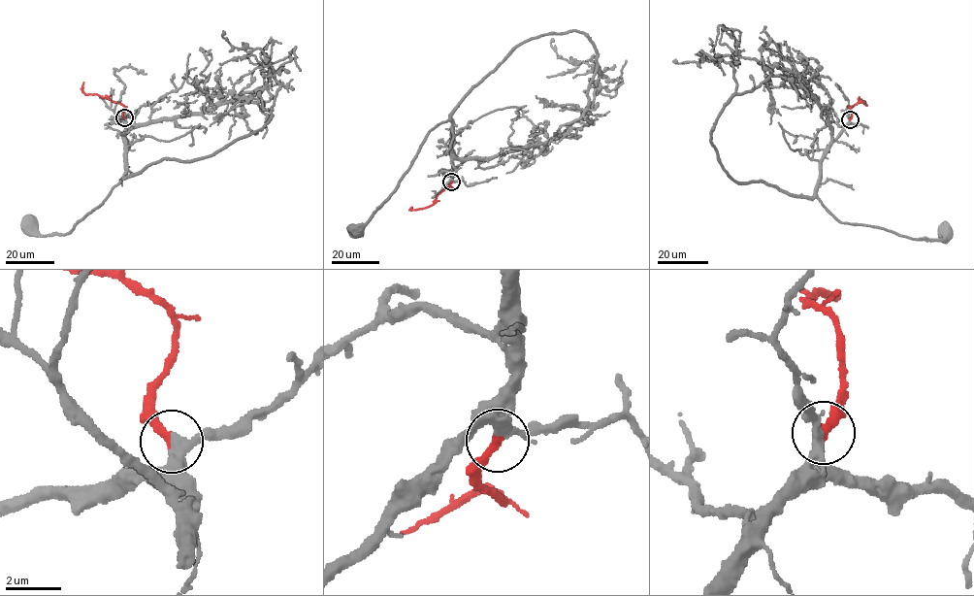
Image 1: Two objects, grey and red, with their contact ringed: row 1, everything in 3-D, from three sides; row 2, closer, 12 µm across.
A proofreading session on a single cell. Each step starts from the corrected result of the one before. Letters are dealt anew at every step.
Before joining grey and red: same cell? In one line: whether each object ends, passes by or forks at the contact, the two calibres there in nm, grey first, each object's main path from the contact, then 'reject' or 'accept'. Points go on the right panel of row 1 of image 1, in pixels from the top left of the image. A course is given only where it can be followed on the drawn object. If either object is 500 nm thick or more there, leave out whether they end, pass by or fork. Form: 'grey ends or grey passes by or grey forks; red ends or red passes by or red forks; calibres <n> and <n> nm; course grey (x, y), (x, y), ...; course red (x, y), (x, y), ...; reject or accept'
grey passes by; red ends; calibres 340 and 340 nm; course grey (849, 119), (822, 158), (817, 196), (823, 204), (839, 221), (884, 228), (917, 240), (940, 241), (944, 234); course red (850, 119), (849, 107), (864, 101), (866, 105), (859, 96); accept

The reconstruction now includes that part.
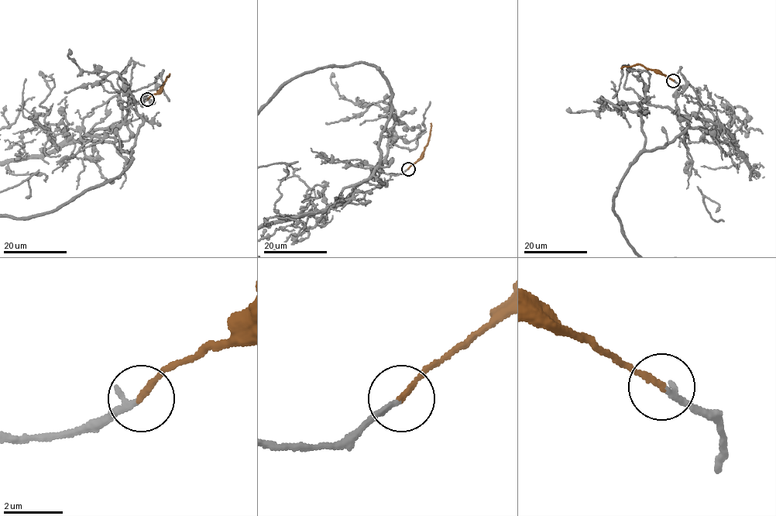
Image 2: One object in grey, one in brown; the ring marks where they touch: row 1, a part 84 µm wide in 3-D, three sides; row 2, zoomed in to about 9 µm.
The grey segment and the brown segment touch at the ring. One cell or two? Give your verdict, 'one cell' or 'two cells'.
one cell

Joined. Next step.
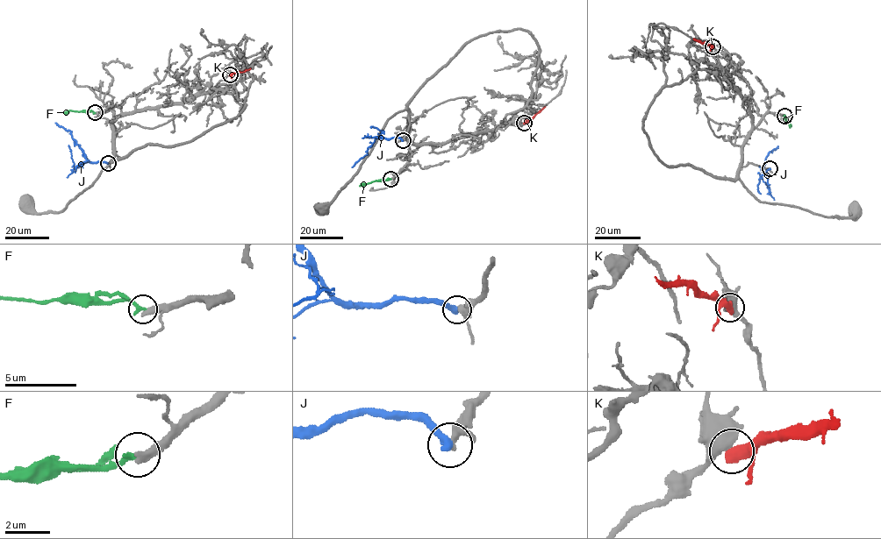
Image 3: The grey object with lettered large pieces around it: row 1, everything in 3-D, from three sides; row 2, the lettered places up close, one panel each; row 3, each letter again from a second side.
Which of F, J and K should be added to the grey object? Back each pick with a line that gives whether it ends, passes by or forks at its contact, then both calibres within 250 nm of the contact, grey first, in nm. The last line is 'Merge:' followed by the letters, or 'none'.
Merge: none

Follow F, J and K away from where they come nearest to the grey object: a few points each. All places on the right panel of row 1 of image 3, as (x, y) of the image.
F: (784, 116), (791, 126)
J: (769, 168), (767, 171), (767, 177), (761, 168), (769, 152), (777, 145)
K: (712, 46), (693, 39)

